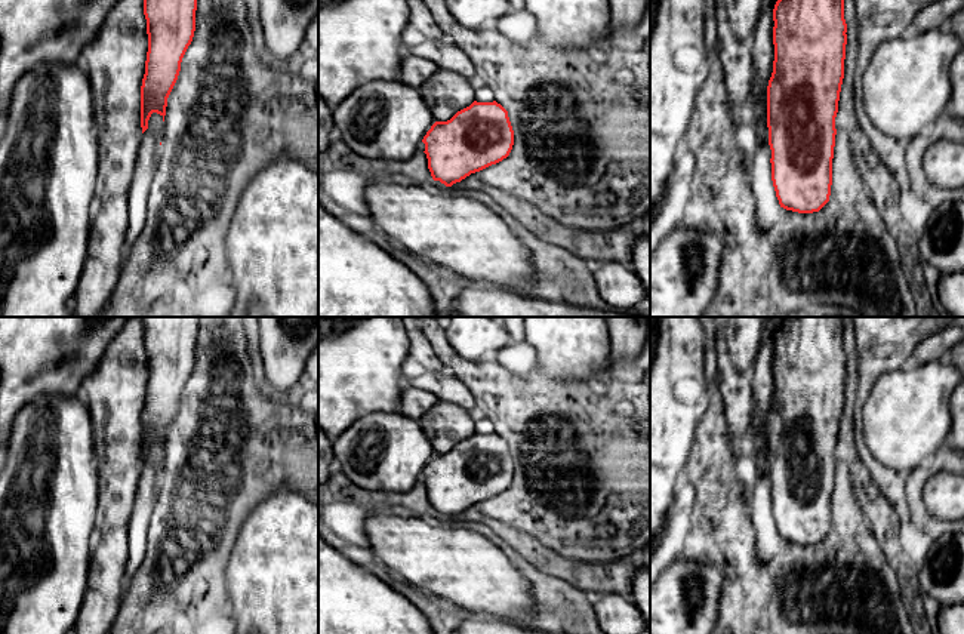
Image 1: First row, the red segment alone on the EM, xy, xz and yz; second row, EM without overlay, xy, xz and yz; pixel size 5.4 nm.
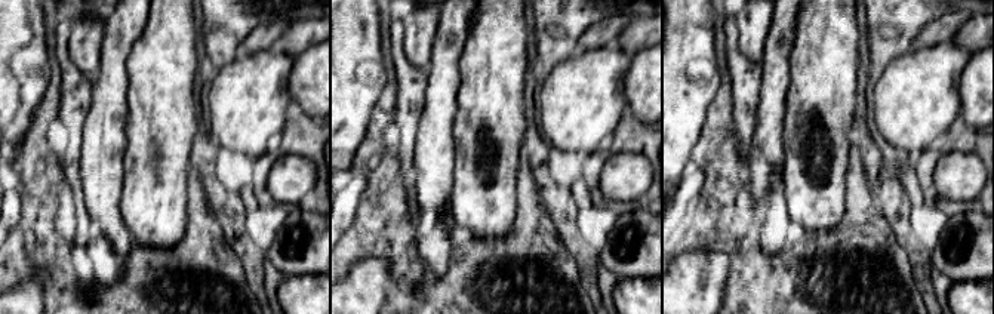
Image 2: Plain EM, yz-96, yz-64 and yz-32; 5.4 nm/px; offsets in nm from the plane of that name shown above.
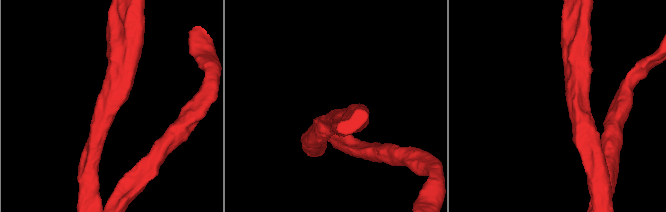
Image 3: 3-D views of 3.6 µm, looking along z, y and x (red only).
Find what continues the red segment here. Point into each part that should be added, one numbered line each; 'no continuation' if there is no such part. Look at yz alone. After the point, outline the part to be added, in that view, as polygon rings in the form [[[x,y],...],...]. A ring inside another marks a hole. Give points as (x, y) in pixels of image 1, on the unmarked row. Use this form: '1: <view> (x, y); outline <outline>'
1: yz (761, 372); outline [[[764,317],[764,332],[751,367],[752,404],[758,416],[757,424],[749,424],[754,446],[751,453],[743,458],[743,474],[746,476],[745,498],[751,502],[752,484],[749,476],[754,471],[767,473],[767,418],[773,404],[774,376],[773,376],[773,341],[782,324],[782,317]]]

